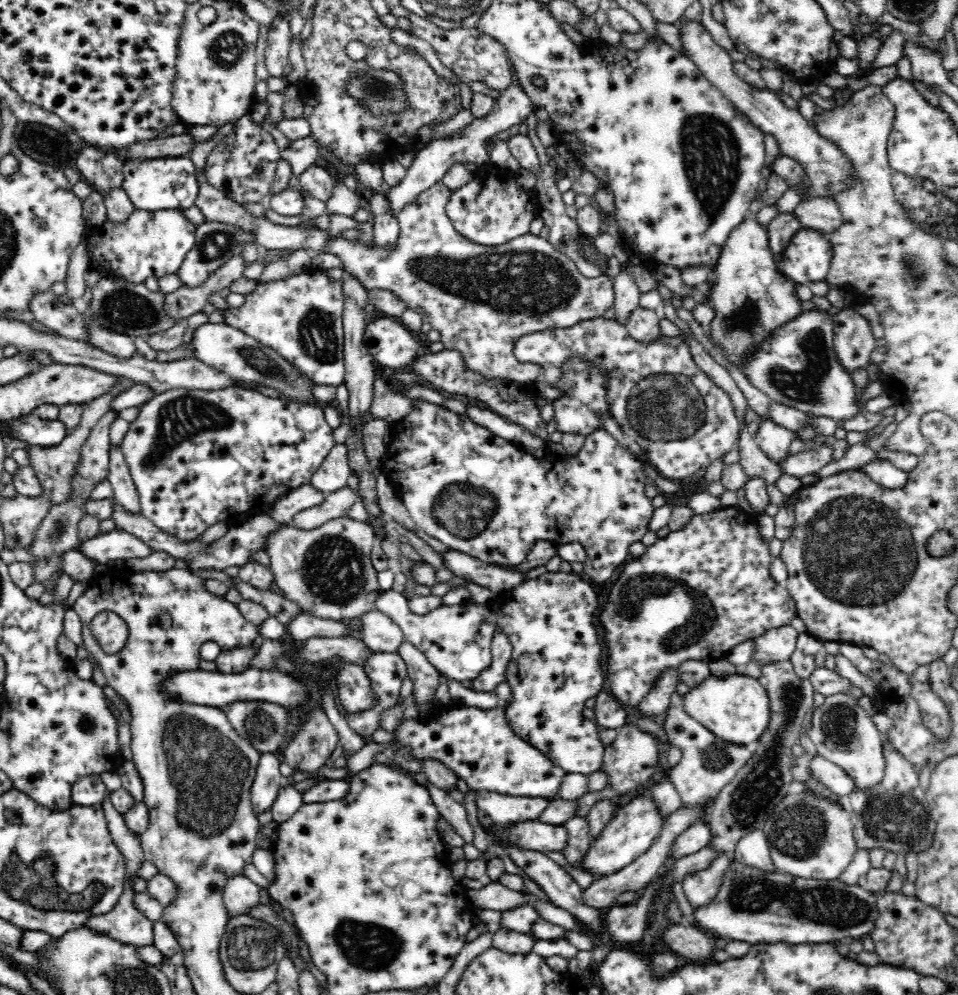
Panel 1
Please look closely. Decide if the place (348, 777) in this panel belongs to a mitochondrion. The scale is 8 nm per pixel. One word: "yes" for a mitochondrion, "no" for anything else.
no

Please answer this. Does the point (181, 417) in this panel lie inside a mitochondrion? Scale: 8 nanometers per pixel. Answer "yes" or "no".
yes

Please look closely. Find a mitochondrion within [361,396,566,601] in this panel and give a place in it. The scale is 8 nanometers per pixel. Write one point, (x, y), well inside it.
(460, 509)

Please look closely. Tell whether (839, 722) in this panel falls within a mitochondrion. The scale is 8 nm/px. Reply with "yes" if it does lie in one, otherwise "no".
yes

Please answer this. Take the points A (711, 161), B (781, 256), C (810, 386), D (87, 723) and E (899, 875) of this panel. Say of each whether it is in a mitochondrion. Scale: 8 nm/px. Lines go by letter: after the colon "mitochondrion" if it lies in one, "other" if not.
A: mitochondrion
B: other
C: mitochondrion
D: mitochondrion
E: other

